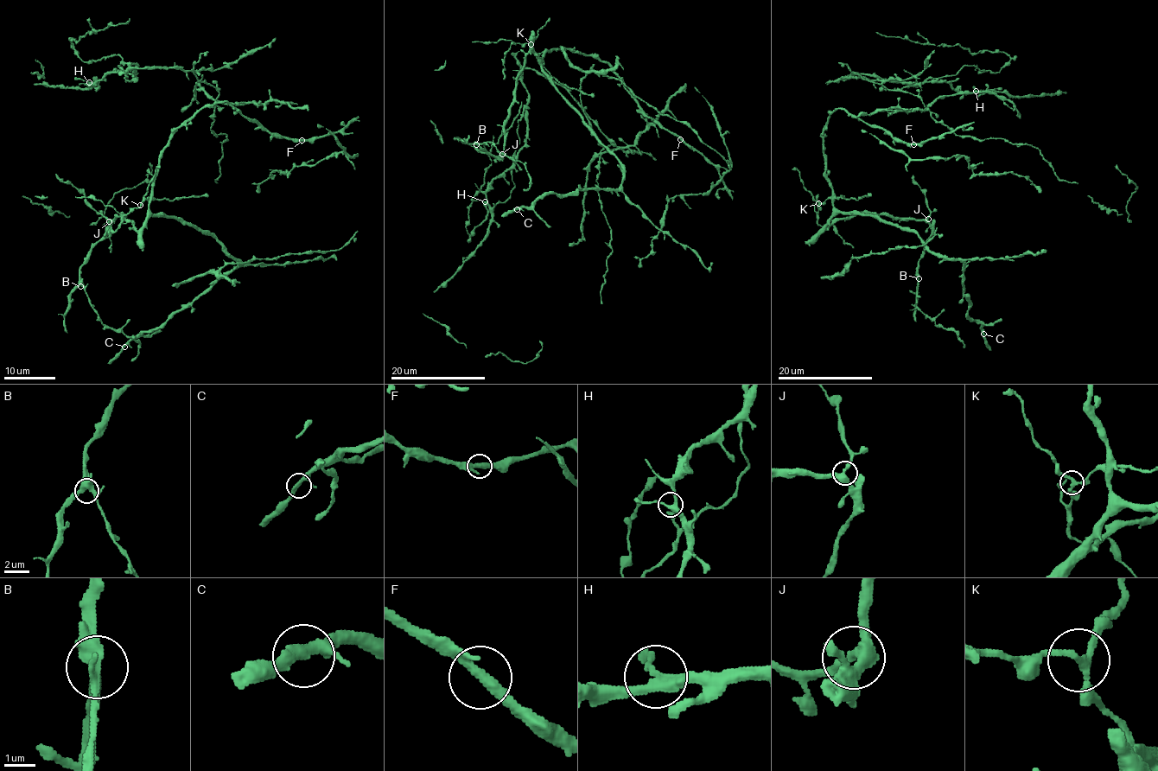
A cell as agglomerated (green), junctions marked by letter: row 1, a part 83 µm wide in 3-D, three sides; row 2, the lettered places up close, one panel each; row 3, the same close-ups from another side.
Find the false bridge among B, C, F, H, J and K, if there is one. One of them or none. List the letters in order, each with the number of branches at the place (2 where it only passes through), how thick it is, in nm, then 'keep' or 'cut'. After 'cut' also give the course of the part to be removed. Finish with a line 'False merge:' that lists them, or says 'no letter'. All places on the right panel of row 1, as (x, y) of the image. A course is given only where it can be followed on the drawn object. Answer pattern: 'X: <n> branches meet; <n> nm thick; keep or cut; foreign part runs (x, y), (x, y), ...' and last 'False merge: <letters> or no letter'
B: 3 branches meet; 380 nm thick; keep
C: 3 branches meet; 280 nm thick; keep
F: 3 branches meet; 280 nm thick; keep
H: 3 branches meet; 280 nm thick; keep
J: 3 branches meet; 380 nm thick; keep
K: 3 branches meet; 220 nm thick; keep
False merge: no letter

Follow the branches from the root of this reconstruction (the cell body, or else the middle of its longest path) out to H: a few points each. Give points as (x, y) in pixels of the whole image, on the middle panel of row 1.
H: (642, 130), (633, 145), (602, 152), (583, 107), (559, 85), (524, 69), (526, 144), (493, 181), (485, 201)

